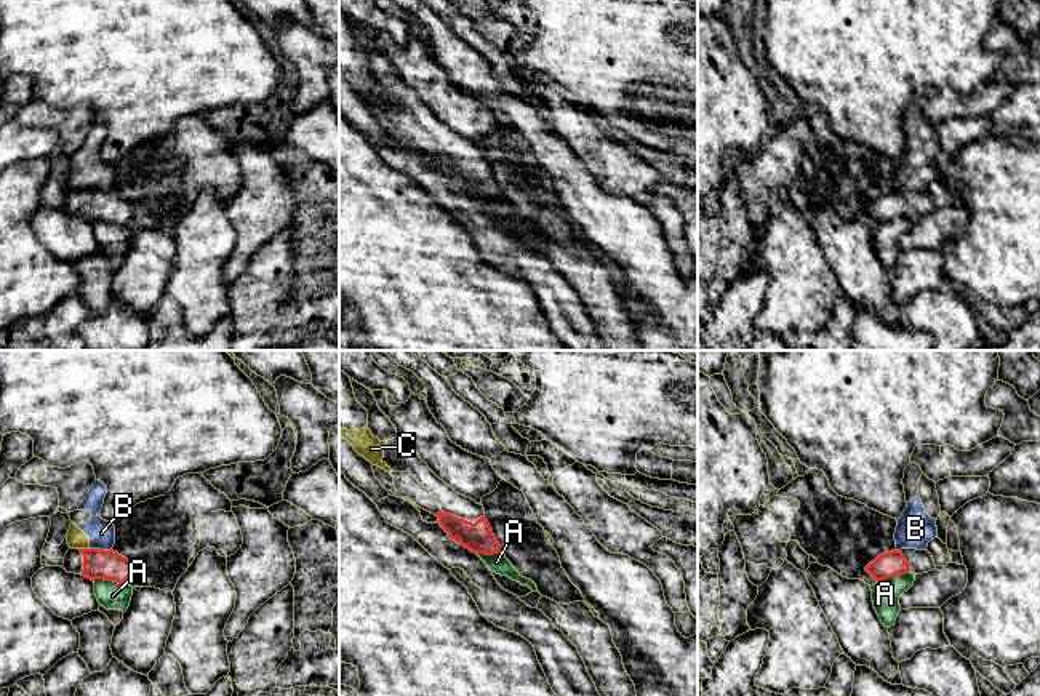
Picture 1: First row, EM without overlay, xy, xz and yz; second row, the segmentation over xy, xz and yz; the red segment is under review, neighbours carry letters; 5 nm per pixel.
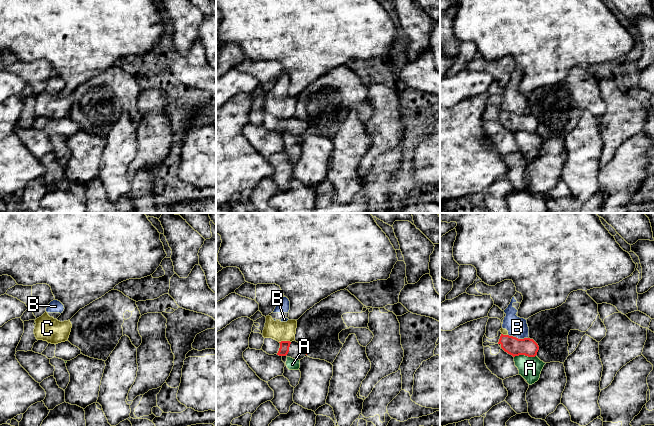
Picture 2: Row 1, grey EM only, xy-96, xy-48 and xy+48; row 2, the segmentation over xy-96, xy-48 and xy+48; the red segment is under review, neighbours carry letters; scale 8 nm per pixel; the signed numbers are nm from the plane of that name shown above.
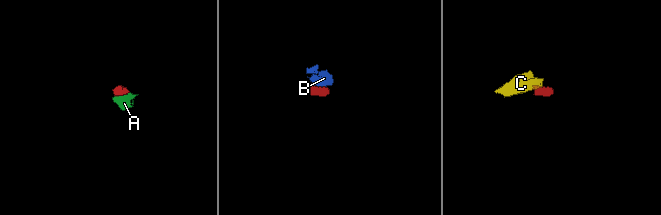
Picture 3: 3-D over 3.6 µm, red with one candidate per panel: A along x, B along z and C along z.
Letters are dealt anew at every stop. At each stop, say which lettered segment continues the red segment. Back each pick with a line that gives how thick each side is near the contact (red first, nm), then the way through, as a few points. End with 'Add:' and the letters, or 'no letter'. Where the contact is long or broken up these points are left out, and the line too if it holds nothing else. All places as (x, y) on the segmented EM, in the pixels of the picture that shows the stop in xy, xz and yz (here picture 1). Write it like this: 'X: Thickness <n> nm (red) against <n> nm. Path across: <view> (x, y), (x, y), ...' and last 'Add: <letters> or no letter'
Add: no letter

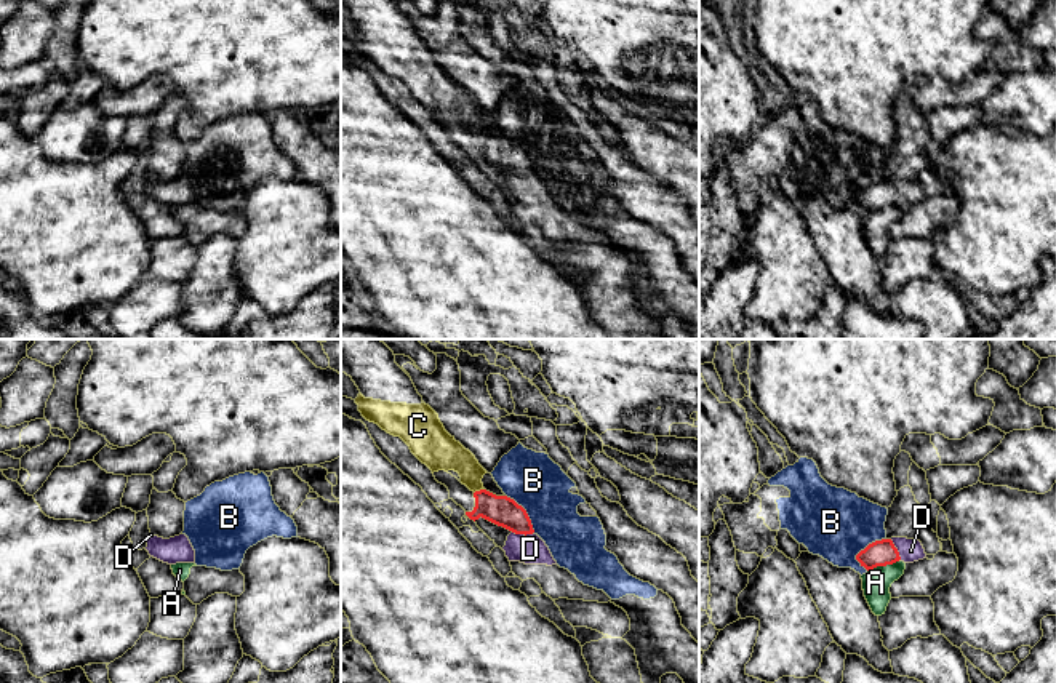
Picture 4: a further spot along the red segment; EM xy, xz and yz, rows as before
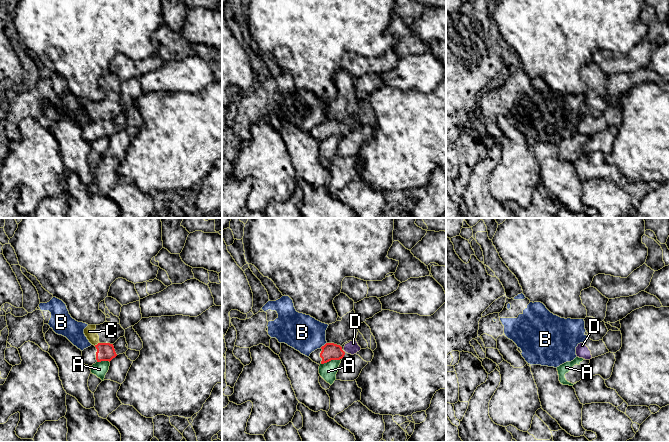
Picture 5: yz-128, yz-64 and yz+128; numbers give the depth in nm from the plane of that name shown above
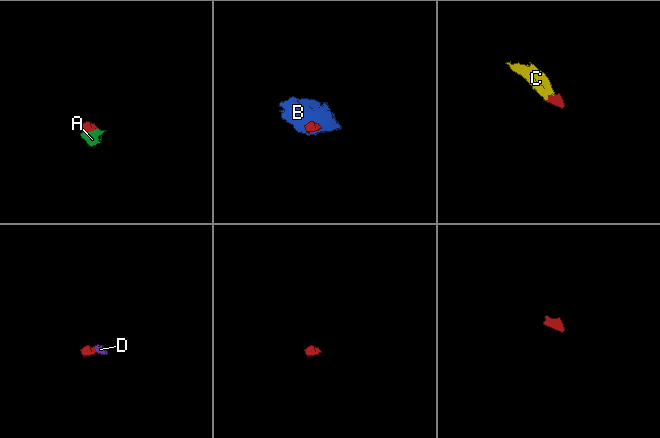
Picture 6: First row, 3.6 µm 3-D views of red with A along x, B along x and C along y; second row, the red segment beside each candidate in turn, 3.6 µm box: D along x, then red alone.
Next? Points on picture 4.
D: Thickness 150 nm (red) against 150 nm. Path across: xz (501, 511), (524, 533), (524, 543), (530, 549)
Add: D

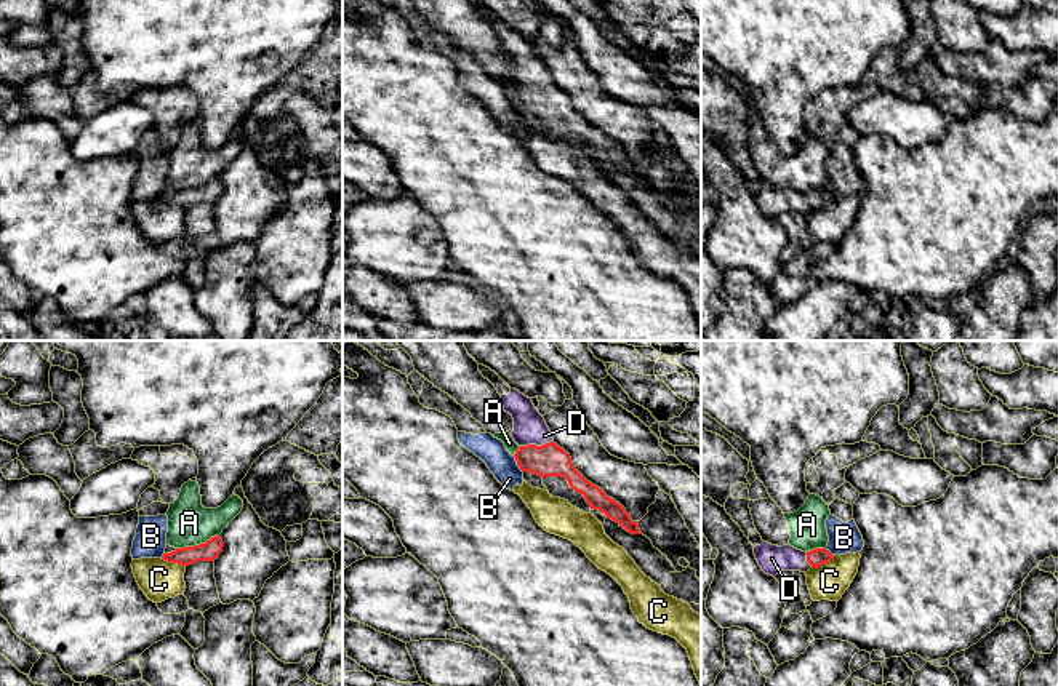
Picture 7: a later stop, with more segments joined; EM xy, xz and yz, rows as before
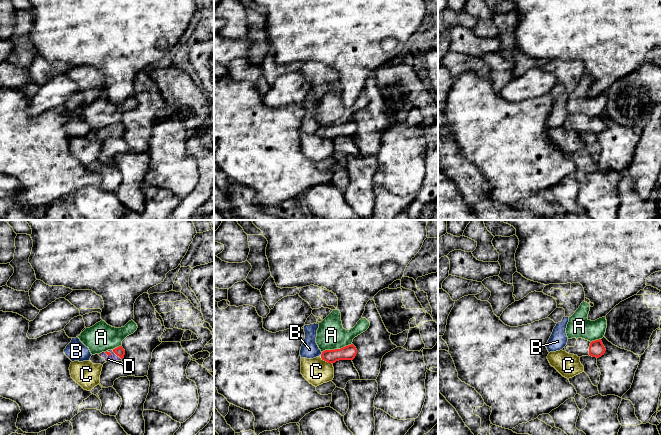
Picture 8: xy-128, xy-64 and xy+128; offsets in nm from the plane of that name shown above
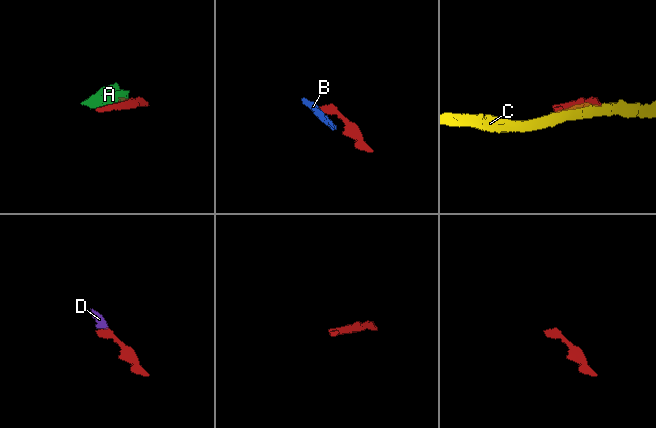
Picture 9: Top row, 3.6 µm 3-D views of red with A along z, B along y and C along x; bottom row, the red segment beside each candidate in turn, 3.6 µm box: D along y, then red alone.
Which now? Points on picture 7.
D: Thickness 160 nm (red) against 160 nm. Path across: xz (549, 459), (535, 445), (530, 427)
Add: D

